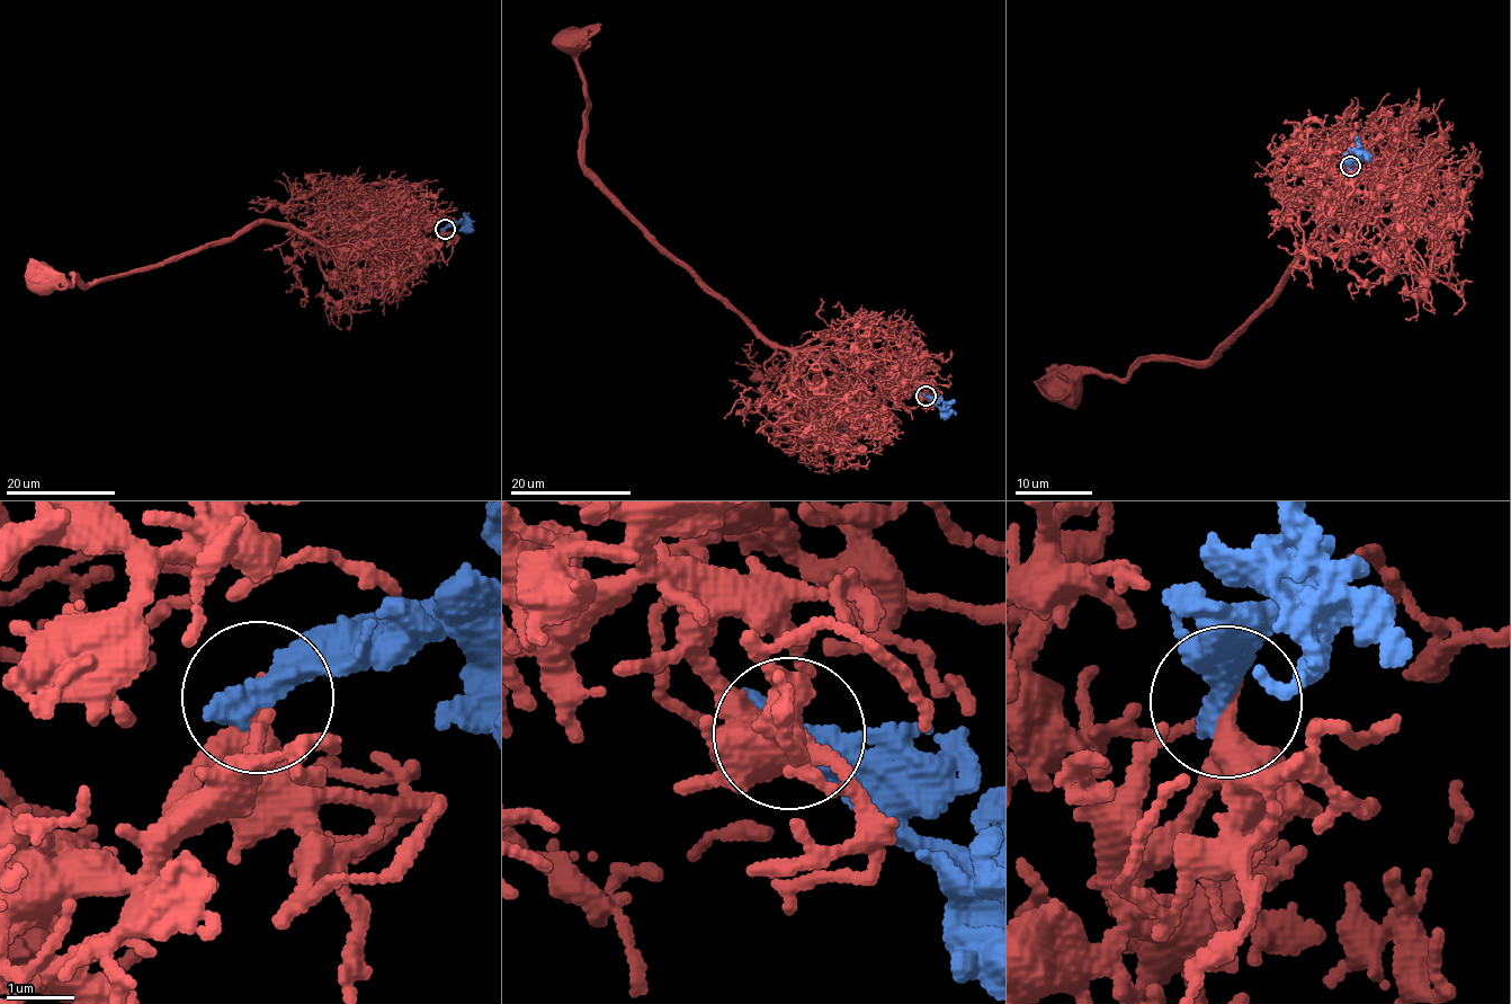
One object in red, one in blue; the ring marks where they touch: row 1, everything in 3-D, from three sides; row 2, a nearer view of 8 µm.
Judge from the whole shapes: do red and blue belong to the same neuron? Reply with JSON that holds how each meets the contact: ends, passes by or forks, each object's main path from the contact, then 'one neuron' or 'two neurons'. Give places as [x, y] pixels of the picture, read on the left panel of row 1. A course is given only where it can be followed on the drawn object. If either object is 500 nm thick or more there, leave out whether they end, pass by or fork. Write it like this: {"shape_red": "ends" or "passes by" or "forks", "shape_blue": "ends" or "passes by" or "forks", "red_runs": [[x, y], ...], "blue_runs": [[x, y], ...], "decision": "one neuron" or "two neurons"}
{"shape_red": "ends", "shape_blue": "ends", "red_runs": [[445, 228], [408, 267], [340, 259], [291, 228], [253, 221], [88, 285], [44, 269], [39, 277]], "blue_runs": [[445, 228], [463, 222], [474, 230]], "decision": "two neurons"}

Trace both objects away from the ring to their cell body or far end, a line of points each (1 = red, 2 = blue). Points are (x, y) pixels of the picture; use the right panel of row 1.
1: (1351, 166), (1322, 238), (1341, 237), (1348, 204), (1206, 361), (1066, 385)
2: (1351, 166), (1353, 151), (1356, 156), (1344, 162)

